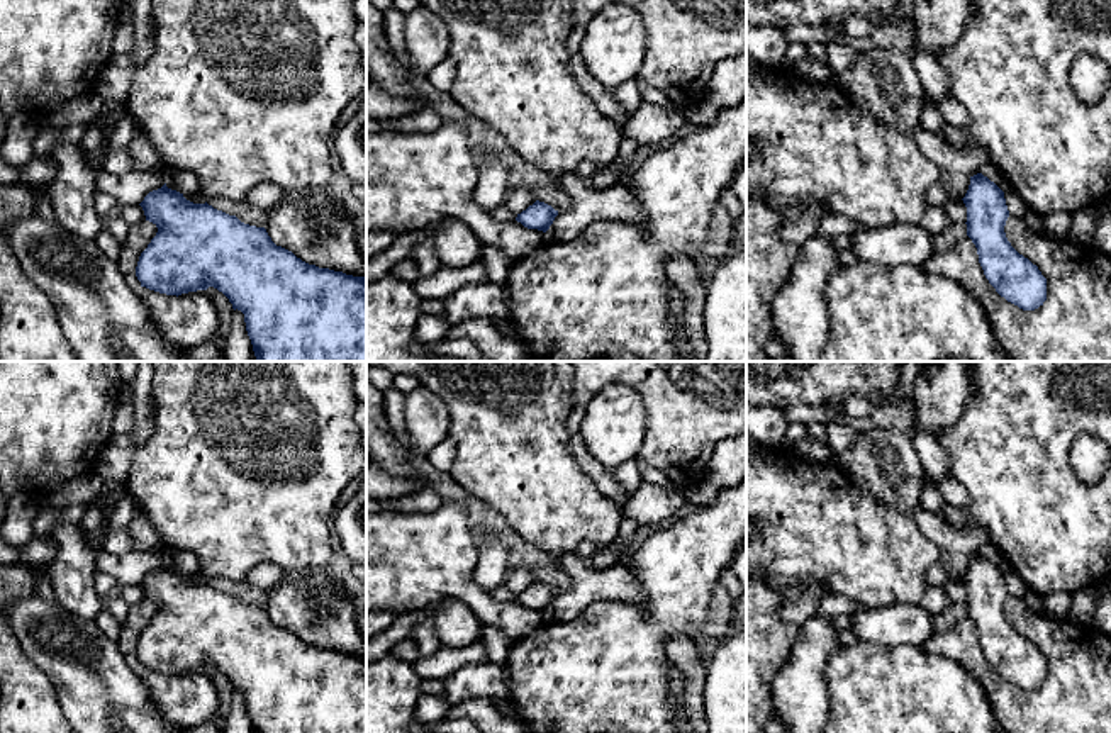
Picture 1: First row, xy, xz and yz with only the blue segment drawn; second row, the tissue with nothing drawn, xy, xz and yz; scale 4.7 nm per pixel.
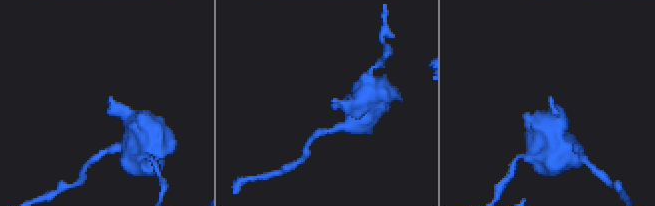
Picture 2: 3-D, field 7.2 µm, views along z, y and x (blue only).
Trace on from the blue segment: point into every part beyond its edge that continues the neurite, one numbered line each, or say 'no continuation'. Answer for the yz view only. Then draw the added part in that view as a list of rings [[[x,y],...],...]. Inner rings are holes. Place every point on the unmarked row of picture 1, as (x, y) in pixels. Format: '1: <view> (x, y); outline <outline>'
no continuation

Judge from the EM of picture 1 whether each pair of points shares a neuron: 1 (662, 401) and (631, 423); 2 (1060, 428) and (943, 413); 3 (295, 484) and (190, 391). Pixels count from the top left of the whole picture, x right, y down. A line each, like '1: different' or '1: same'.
1: different
2: different
3: same

